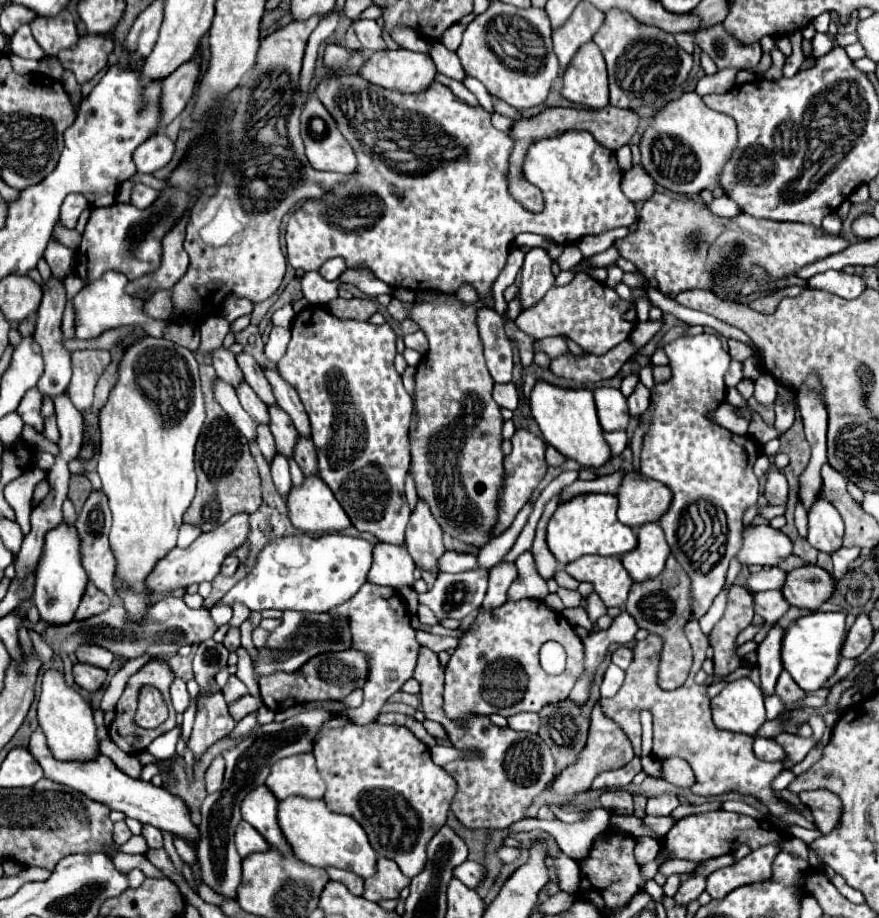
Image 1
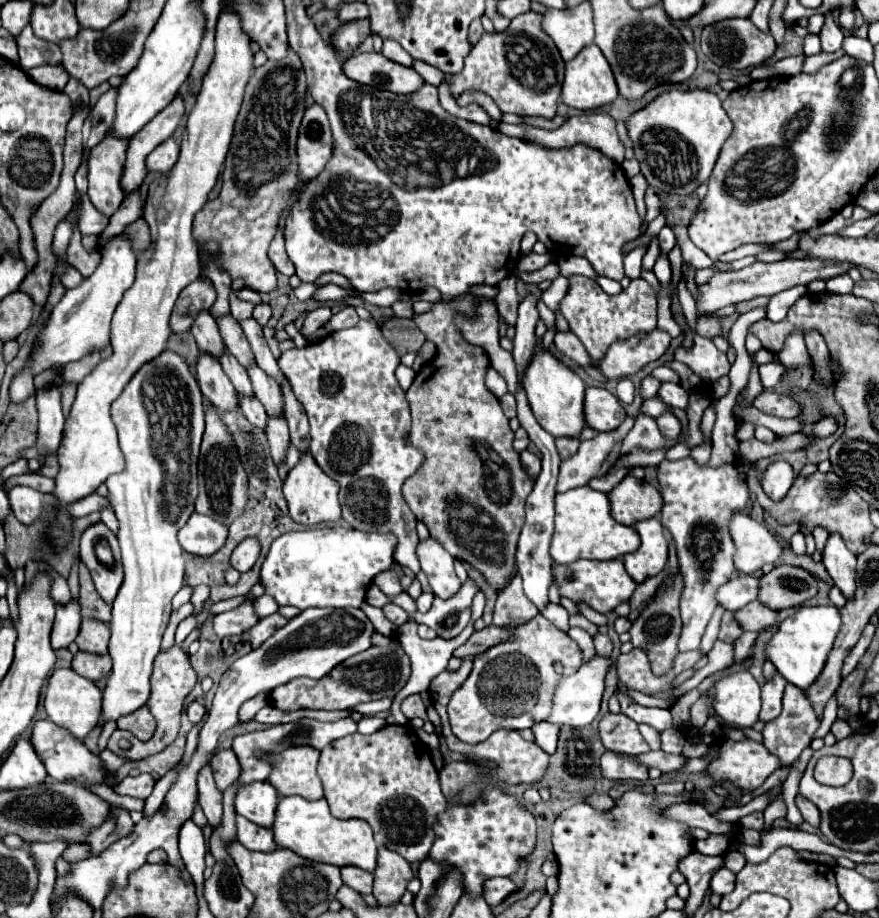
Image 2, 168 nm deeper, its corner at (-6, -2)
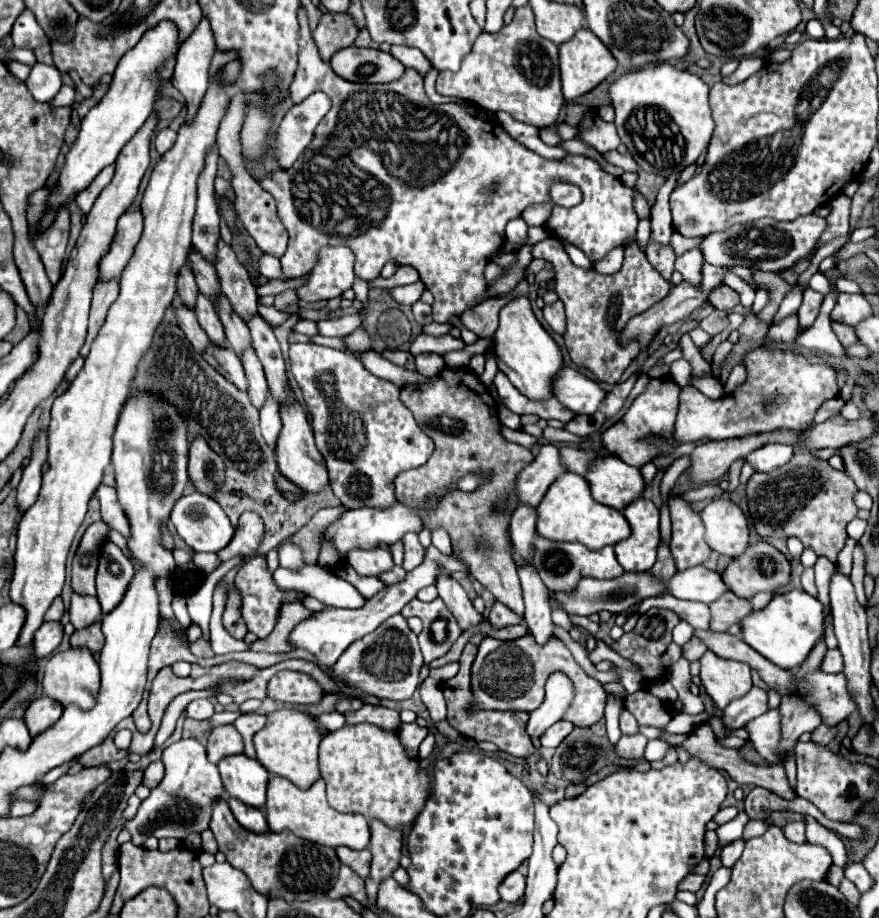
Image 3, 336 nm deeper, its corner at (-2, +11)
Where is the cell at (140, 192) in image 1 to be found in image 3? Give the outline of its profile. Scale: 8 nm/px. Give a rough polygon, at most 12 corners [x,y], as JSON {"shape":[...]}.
{"shape":[[210,80],[142,200],[120,296],[68,392],[18,522],[30,646],[110,464],[140,356],[188,262],[196,180],[228,102]]}

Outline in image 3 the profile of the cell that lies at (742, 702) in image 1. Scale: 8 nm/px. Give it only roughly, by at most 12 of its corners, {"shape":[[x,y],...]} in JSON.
{"shape":[[710,650],[700,680],[720,710],[752,688],[748,664]]}

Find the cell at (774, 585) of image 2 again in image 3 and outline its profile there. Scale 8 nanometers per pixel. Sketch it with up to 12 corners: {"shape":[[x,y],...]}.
{"shape":[[766,540],[748,544],[722,572],[750,600],[790,580],[790,562]]}

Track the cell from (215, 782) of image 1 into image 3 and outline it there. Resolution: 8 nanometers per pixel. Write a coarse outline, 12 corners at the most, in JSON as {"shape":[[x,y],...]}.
{"shape":[[234,724],[218,726],[208,736],[208,760],[244,750]]}

